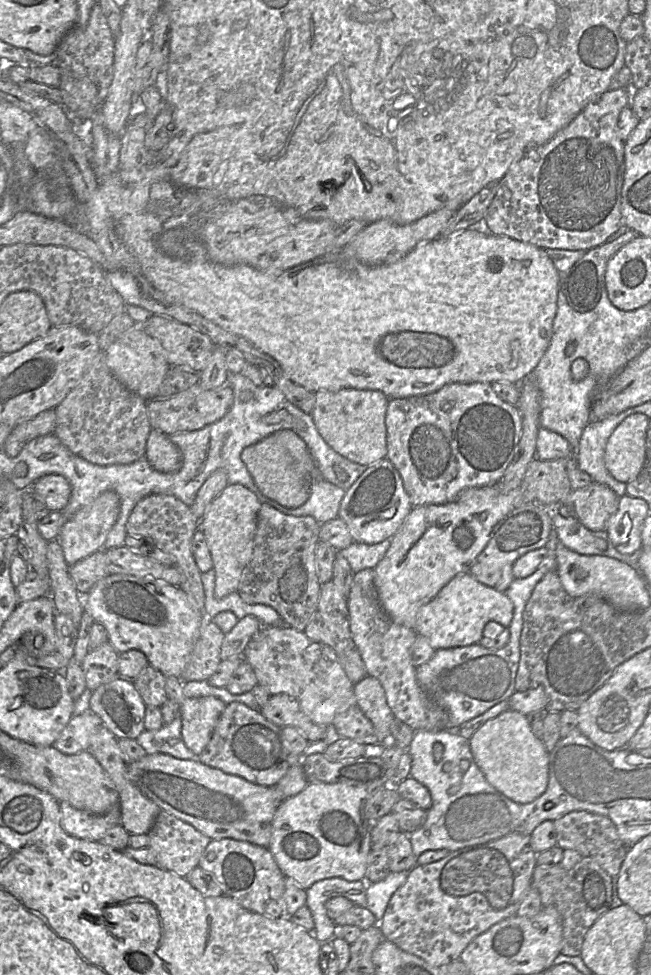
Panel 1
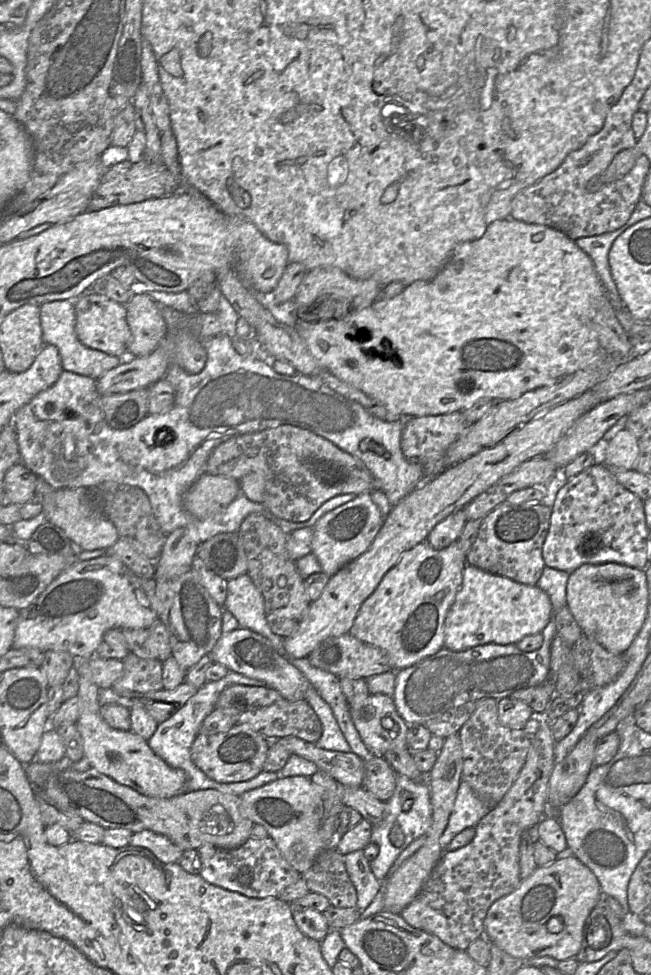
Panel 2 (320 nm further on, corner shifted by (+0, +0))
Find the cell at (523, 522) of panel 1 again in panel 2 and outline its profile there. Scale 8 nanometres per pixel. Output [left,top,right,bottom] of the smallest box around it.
[466,500,552,585]

